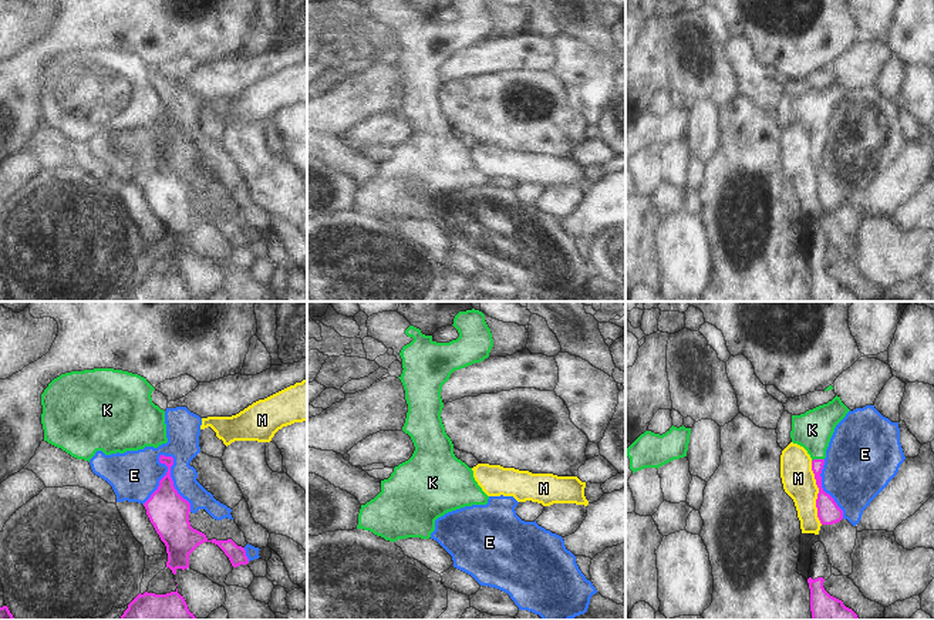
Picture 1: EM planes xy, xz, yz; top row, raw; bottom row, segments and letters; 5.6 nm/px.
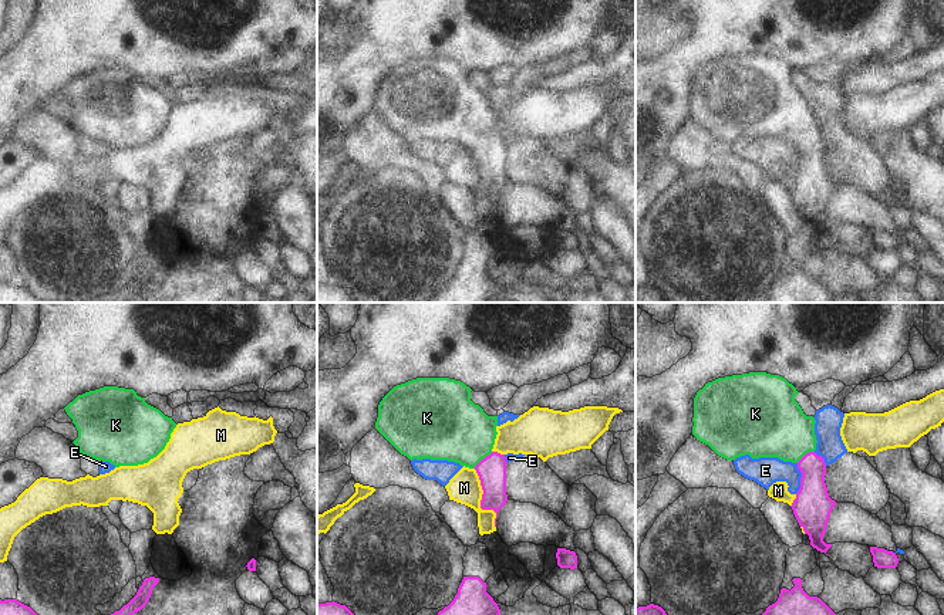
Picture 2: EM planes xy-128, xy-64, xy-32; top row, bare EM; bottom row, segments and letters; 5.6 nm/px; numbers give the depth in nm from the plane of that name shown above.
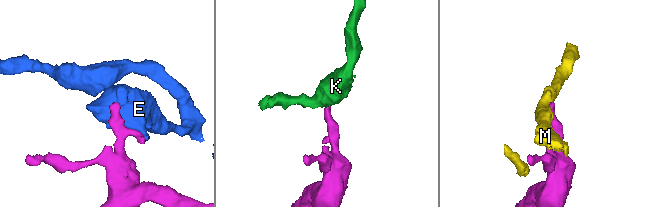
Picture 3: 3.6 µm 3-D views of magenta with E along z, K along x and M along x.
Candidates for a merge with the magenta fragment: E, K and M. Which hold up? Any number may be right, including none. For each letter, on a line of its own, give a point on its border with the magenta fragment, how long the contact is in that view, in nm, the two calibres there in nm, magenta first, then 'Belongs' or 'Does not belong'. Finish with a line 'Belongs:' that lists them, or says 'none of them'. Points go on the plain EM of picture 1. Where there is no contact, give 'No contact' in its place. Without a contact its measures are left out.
E: Touches magenta at xy (172, 164). Shared border 360 nm. Thickness 220 nm (magenta) against 280 nm. Does not belong
K: Touches magenta at yz (818, 141). Shared border 70 nm. Thickness 100 nm (magenta) against 220 nm. Belongs
M: Touches magenta at yz (819, 174). Shared border 360 nm. Thickness 130 nm (magenta) against 190 nm. Does not belong
Belongs: K.

